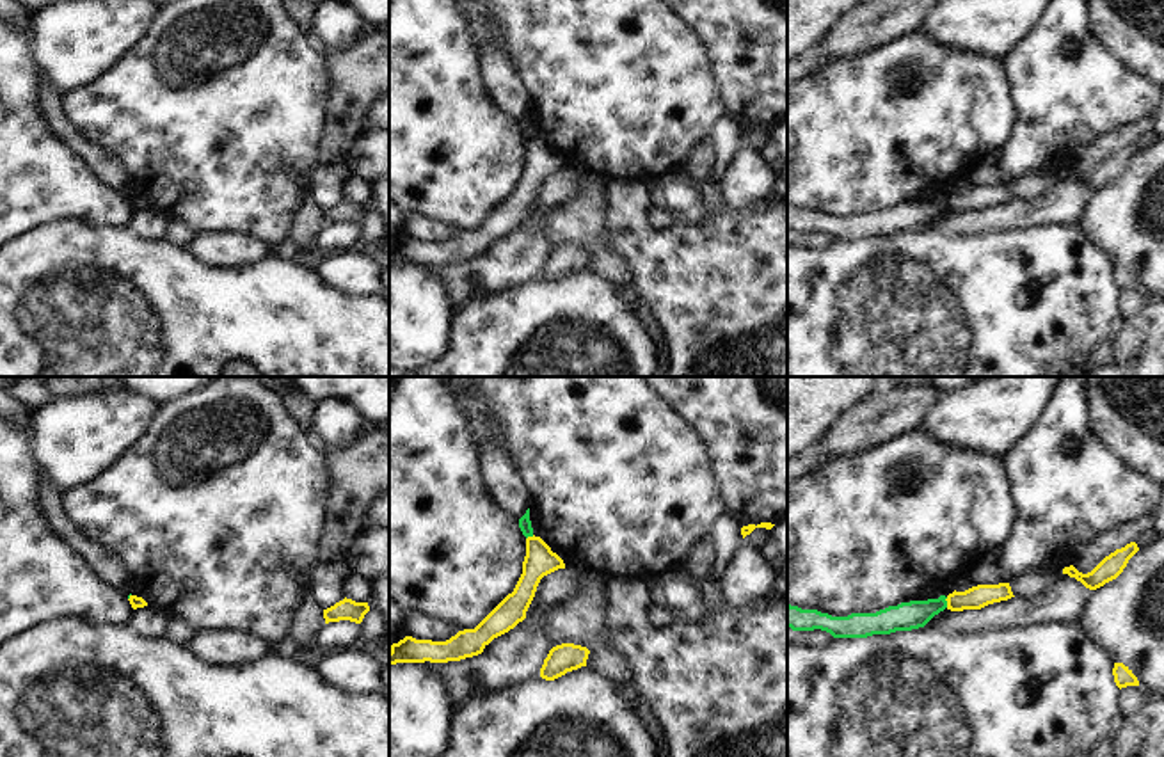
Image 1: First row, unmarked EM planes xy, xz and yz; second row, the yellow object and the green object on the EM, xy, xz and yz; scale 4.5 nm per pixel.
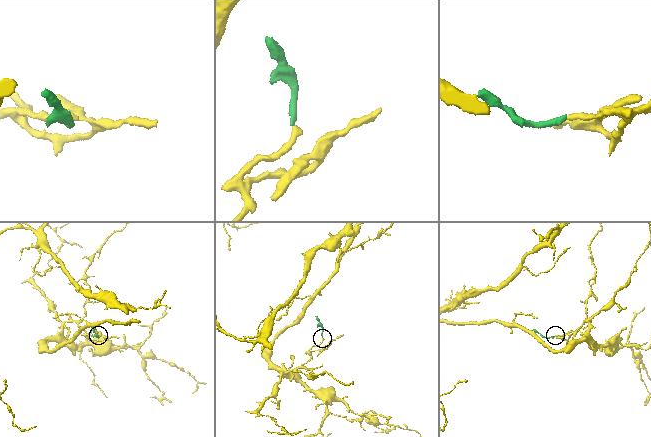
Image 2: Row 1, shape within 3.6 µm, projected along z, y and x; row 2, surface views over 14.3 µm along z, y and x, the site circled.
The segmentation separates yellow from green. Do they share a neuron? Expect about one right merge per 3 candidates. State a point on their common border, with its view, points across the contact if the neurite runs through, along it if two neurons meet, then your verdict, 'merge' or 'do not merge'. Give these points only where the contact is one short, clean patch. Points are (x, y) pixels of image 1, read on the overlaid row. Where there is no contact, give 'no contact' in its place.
contact yz (948, 603); border yz (948, 597), (946, 606); do not merge

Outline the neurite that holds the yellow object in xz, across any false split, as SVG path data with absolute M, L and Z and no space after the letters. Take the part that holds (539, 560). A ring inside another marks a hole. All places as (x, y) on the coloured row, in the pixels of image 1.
M540 537L526 538L522 574L514 588L474 629L458 631L446 641L405 636L391 645L389 665L396 663L448 663L473 657L498 636L526 618L540 579L558 569L563 560Z

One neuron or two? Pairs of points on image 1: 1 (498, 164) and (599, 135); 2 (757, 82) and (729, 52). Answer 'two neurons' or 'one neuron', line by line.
1: two neurons
2: one neuron

